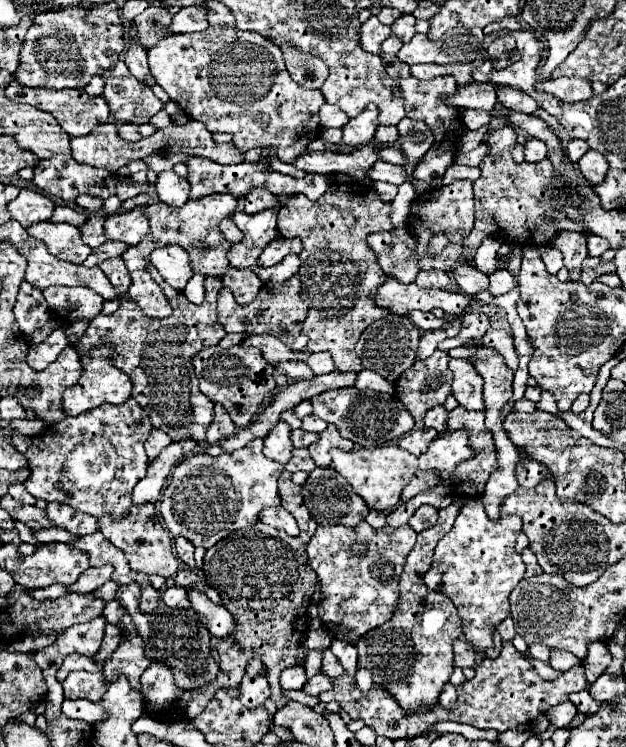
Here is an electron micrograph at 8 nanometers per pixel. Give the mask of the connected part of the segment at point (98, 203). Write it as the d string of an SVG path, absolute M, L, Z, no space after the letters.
M80 196L80 198L76 200L76 204L78 204L80 208L84 208L84 210L88 210L88 212L98 212L98 210L102 208L104 200L92 198L92 196Z

